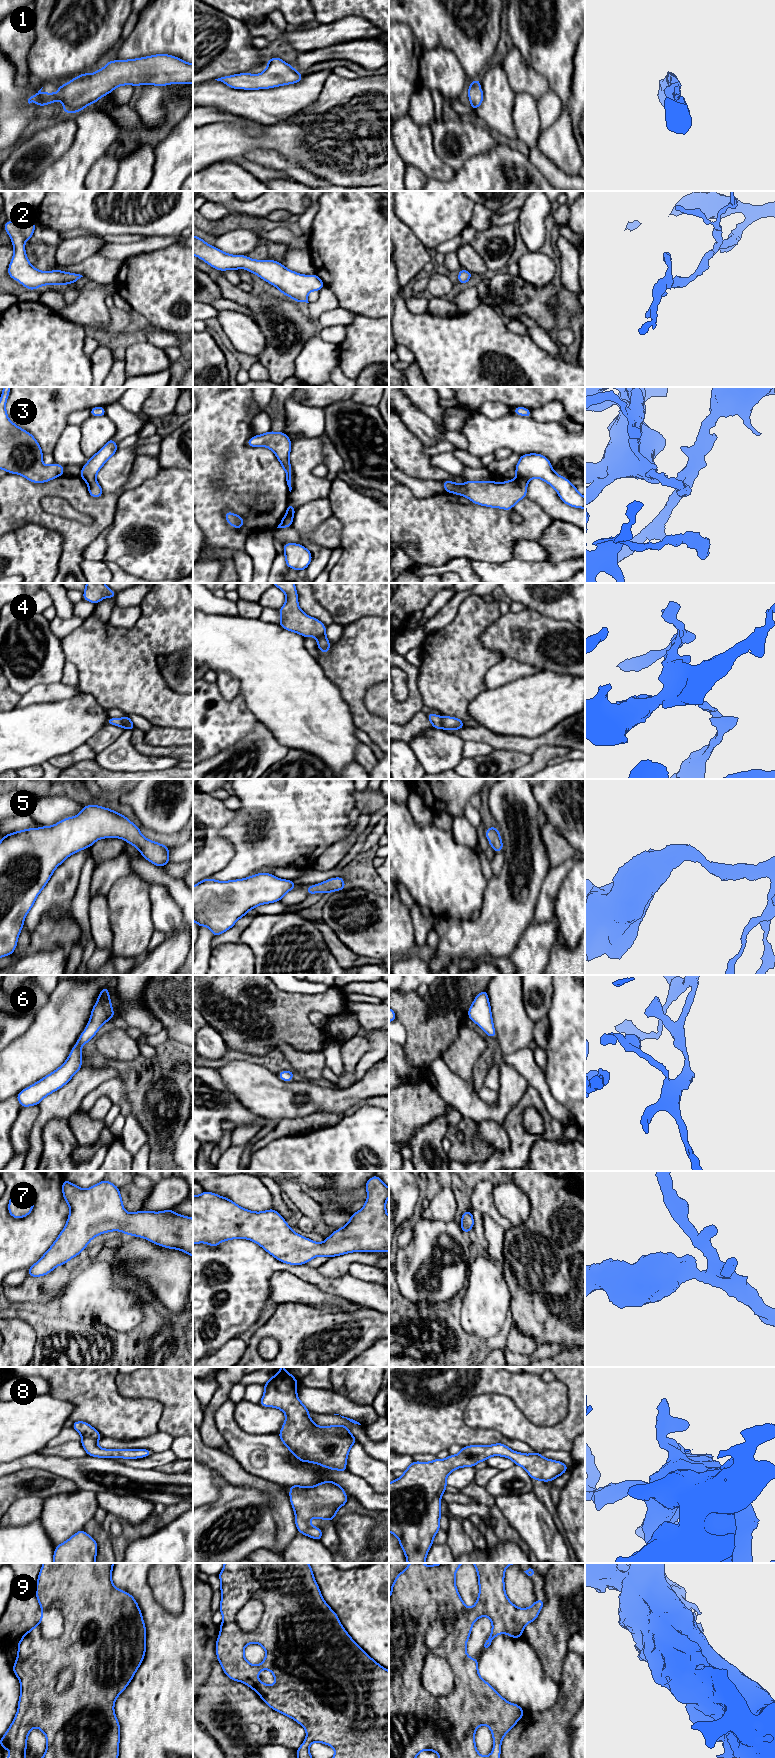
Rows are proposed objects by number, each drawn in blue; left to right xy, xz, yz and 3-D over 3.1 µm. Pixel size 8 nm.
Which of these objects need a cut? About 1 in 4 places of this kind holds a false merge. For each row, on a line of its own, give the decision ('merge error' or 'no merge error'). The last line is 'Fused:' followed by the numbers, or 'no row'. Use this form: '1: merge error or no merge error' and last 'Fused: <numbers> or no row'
1: no merge error
2: no merge error
3: merge error
4: merge error
5: no merge error
6: no merge error
7: no merge error
8: no merge error
9: merge error
Fused: 3, 4, 9

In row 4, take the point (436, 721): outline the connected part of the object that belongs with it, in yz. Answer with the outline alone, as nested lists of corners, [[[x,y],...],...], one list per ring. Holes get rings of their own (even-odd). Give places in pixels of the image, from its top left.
[[[431,712],[427,714],[427,717],[434,729],[442,729],[442,716],[437,716]]]

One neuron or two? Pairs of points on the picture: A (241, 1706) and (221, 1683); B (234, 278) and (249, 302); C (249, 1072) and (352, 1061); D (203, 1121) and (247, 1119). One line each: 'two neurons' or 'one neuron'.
A: one neuron
B: two neurons
C: two neurons
D: one neuron

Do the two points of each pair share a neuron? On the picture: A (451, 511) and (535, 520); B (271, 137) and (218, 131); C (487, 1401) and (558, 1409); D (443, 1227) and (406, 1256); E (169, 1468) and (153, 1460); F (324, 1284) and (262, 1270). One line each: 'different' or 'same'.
A: same
B: same
C: different
D: same
E: different
F: same

